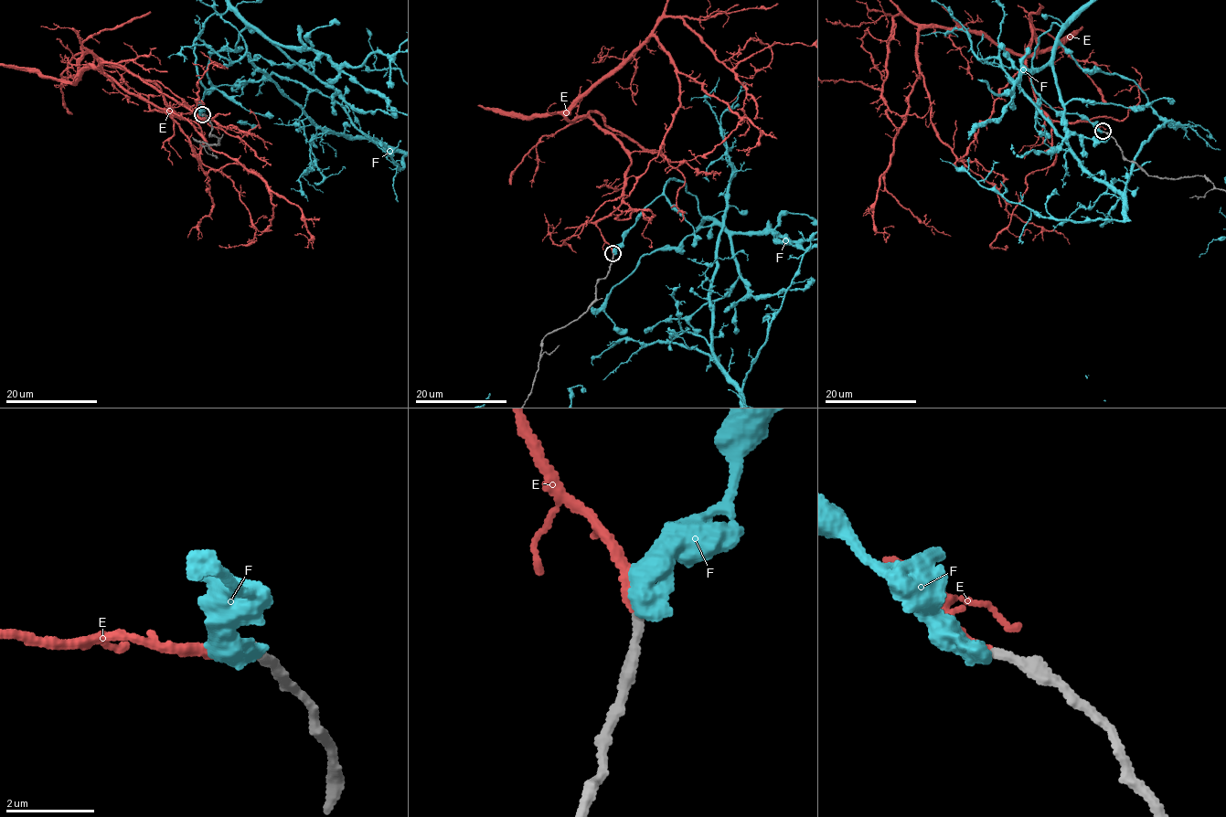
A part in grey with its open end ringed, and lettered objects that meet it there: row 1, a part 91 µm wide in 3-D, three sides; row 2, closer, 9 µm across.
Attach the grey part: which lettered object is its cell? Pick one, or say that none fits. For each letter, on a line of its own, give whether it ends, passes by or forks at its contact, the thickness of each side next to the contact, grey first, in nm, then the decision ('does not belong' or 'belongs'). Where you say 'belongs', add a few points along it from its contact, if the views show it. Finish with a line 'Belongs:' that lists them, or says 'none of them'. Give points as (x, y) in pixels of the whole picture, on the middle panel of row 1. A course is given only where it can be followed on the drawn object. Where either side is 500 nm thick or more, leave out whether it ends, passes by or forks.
E: it ends; calibres 190 and 190 nm; belongs; course (612, 254), (596, 223), (622, 203), (631, 164), (567, 110), (656, 37), (680, 93), (658, 155), (560, 241)
F: calibres 220 and 500 nm; does not belong
Belongs: E

